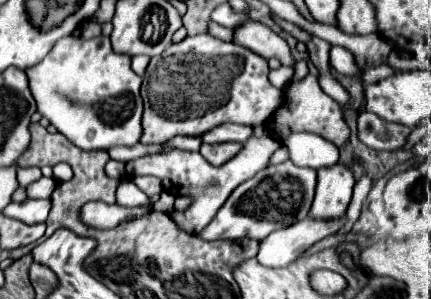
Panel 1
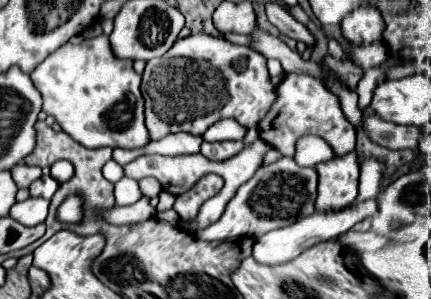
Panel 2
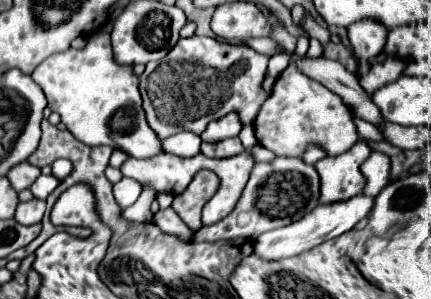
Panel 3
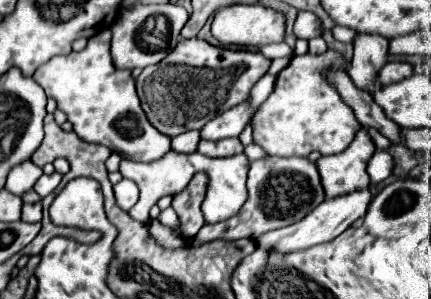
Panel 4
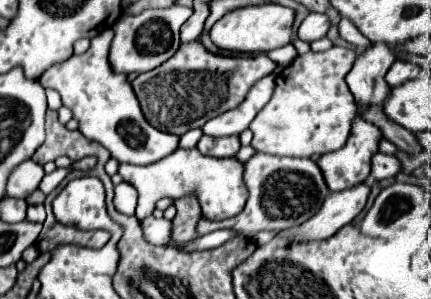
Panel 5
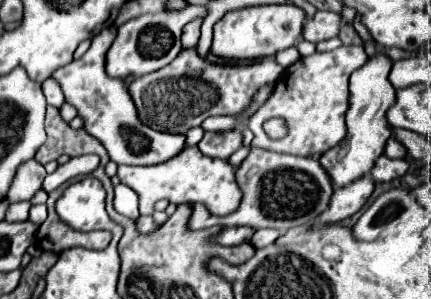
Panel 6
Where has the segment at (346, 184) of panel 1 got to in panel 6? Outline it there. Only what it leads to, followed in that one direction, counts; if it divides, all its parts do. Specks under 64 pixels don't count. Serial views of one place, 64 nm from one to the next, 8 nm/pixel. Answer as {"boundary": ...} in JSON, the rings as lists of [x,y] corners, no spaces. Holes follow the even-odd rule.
{"boundary":[[[378,52],[376,56],[368,58],[364,66],[360,66],[350,74],[350,108],[346,116],[348,134],[342,140],[342,144],[338,144],[338,148],[330,148],[318,160],[322,168],[328,172],[334,188],[342,188],[366,176],[372,170],[376,158],[384,152],[384,144],[390,138],[390,124],[386,120],[386,110],[394,104],[396,96],[396,90],[388,80],[390,68],[392,60],[386,54]]]}

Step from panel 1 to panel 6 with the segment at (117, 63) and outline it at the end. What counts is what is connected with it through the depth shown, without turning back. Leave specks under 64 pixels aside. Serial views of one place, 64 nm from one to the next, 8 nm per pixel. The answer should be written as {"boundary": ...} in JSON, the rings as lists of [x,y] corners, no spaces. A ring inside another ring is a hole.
{"boundary":[[[114,26],[104,28],[100,34],[92,38],[92,46],[82,58],[72,60],[70,64],[54,70],[50,78],[54,78],[60,84],[66,102],[78,110],[80,118],[84,118],[84,130],[96,140],[100,140],[102,146],[106,146],[110,160],[114,160],[116,164],[136,164],[136,166],[152,166],[166,162],[184,148],[186,138],[180,134],[156,132],[140,122],[124,80],[110,78],[106,74],[106,52],[112,46],[114,38],[116,28]]]}

